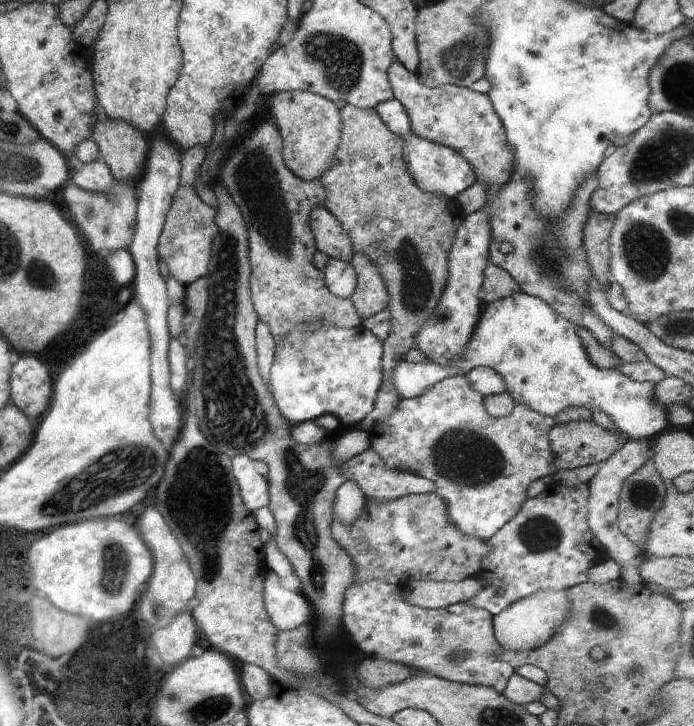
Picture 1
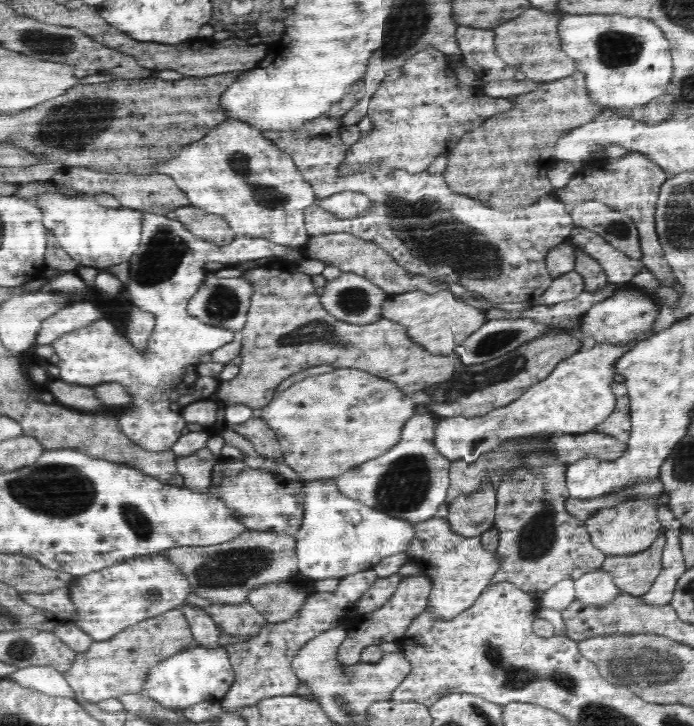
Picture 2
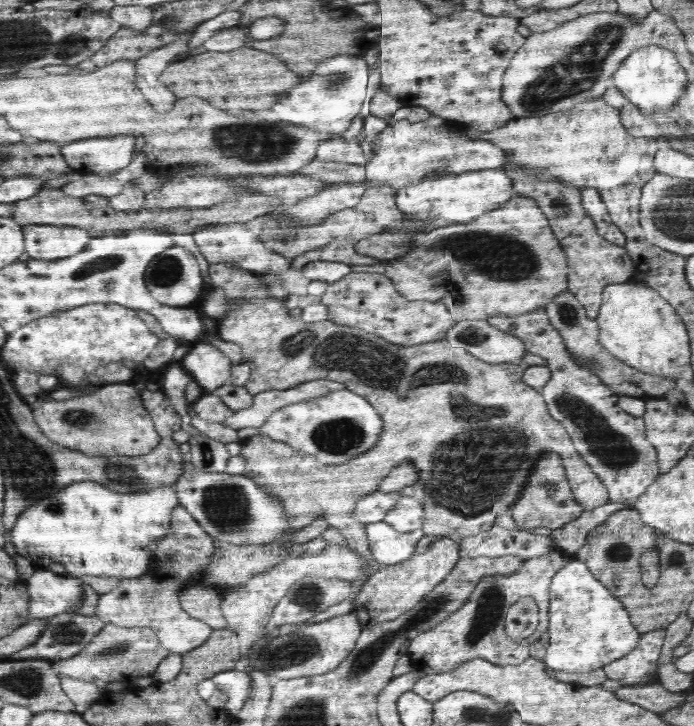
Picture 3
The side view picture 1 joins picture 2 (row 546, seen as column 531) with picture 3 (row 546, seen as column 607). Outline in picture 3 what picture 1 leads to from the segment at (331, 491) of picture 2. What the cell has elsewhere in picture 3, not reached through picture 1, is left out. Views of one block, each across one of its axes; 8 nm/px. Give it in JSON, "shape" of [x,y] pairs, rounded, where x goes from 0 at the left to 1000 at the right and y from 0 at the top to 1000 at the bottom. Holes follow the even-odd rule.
{"shape":[[[556,719],[527,723],[526,734],[542,774],[550,780],[582,775],[598,763],[598,752],[611,736],[608,729],[578,734]]]}

